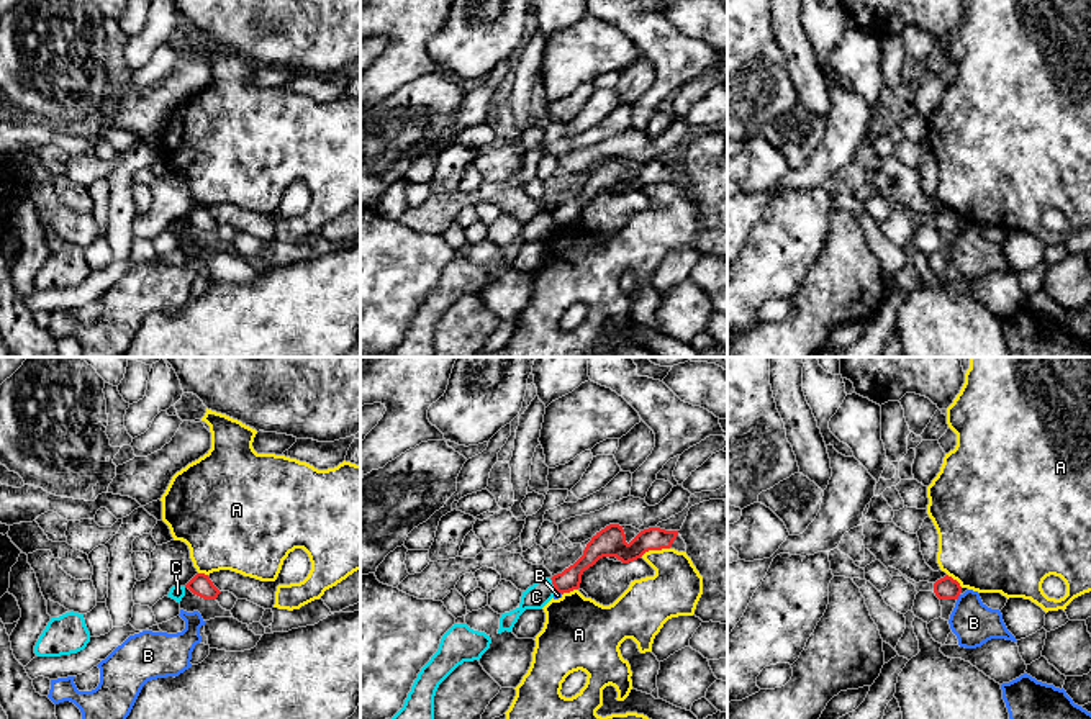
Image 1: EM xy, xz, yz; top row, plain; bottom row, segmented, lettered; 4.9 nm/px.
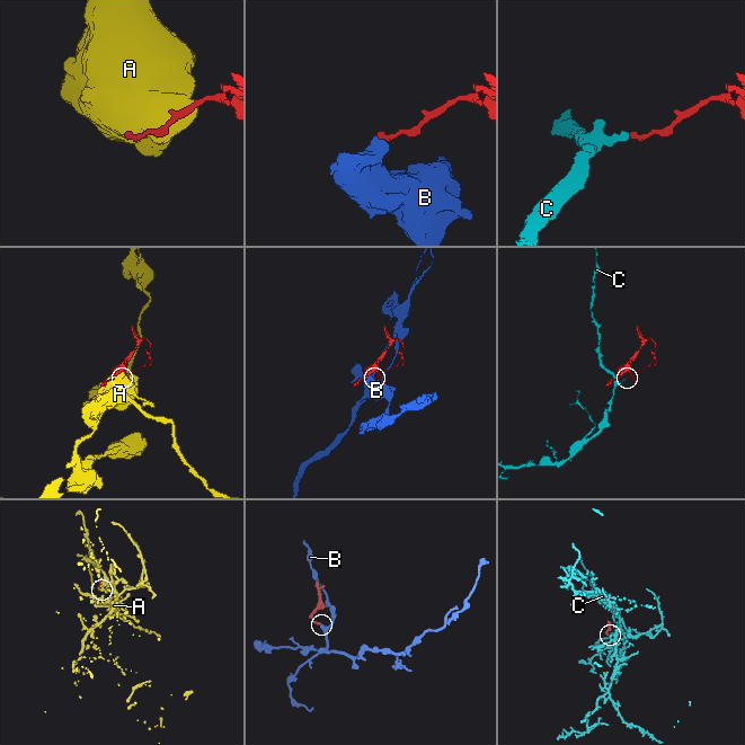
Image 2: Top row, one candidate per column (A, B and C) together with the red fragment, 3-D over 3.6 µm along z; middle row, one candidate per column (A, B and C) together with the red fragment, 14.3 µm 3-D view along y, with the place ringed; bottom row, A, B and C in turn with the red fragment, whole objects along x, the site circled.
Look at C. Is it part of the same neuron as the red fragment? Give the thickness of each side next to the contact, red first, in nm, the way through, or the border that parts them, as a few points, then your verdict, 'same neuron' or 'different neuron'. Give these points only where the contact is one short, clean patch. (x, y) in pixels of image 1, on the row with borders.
calibres 110 and 120 nm; border xz (549, 578), (557, 592); different neuron

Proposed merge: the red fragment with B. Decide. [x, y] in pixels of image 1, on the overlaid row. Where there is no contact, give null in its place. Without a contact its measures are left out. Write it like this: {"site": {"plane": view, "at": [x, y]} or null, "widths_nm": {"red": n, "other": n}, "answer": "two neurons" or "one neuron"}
{"site": {"plane": "yz", "at": [957, 598]}, "widths_nm": {"red": 110, "other": 220}, "answer": "two neurons"}

